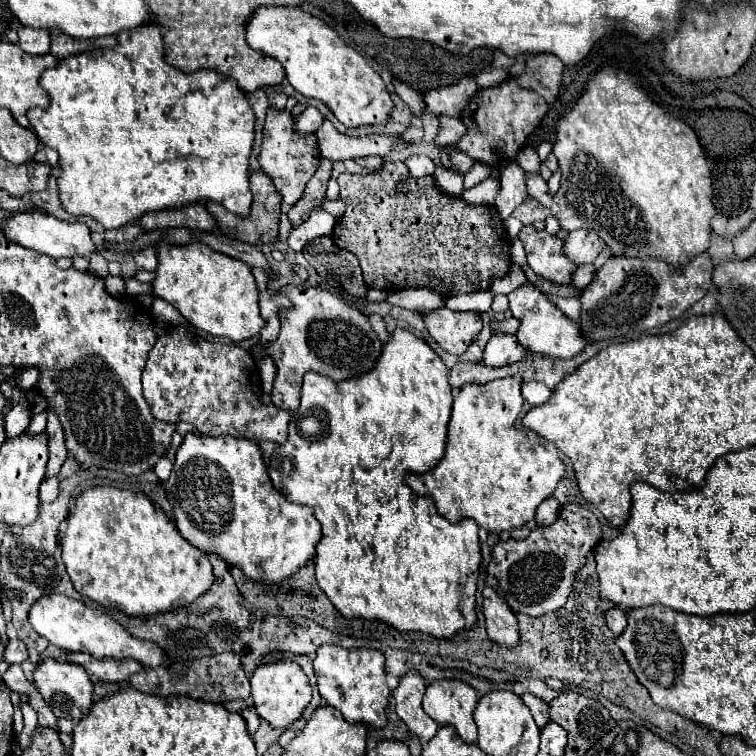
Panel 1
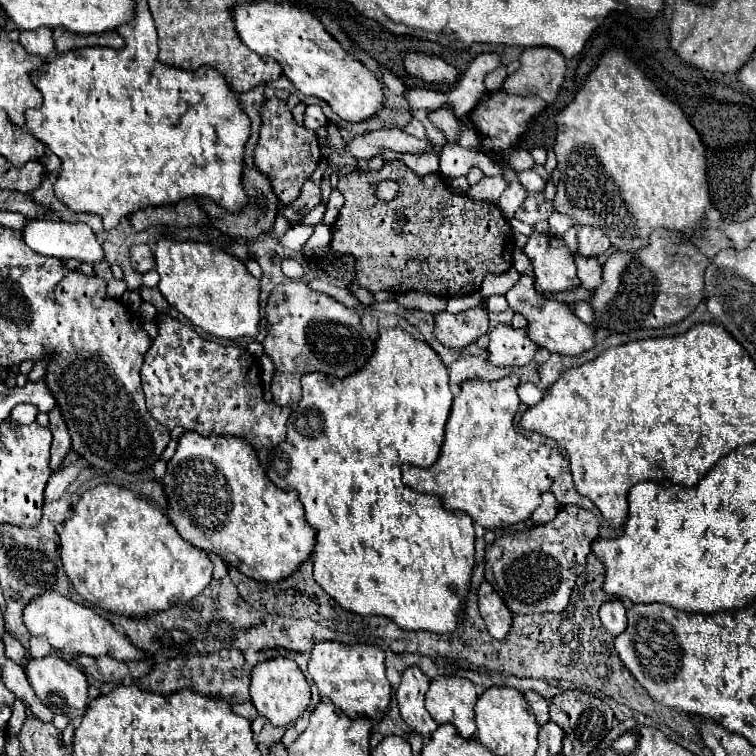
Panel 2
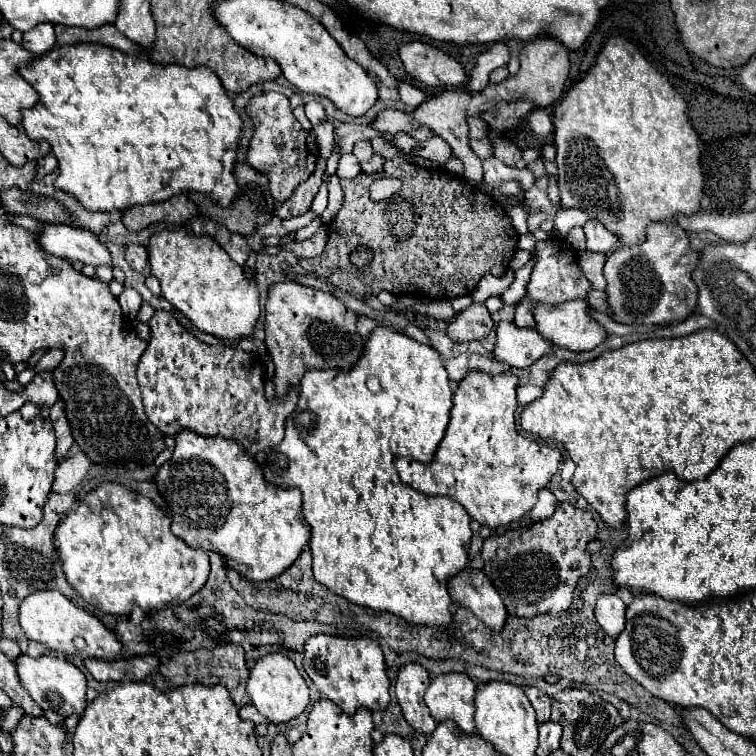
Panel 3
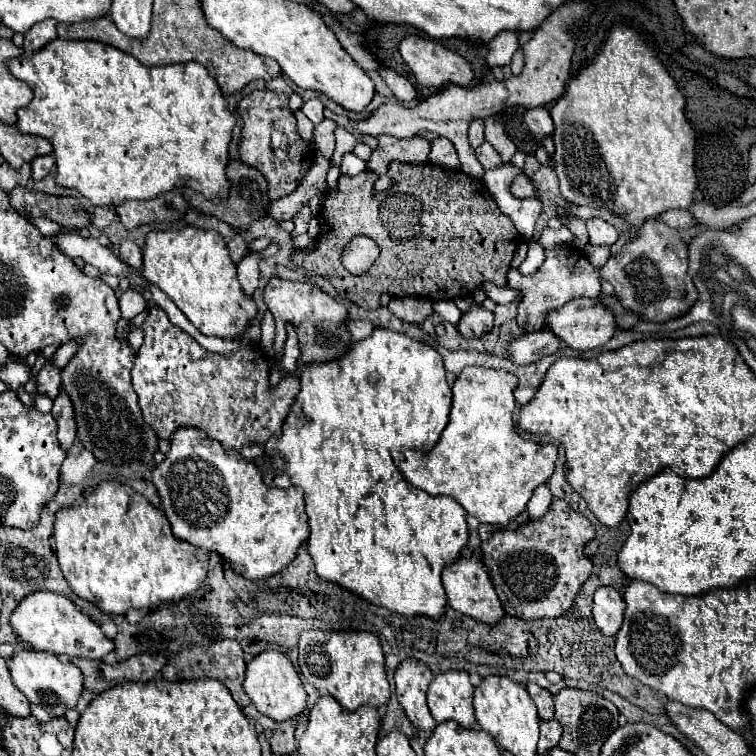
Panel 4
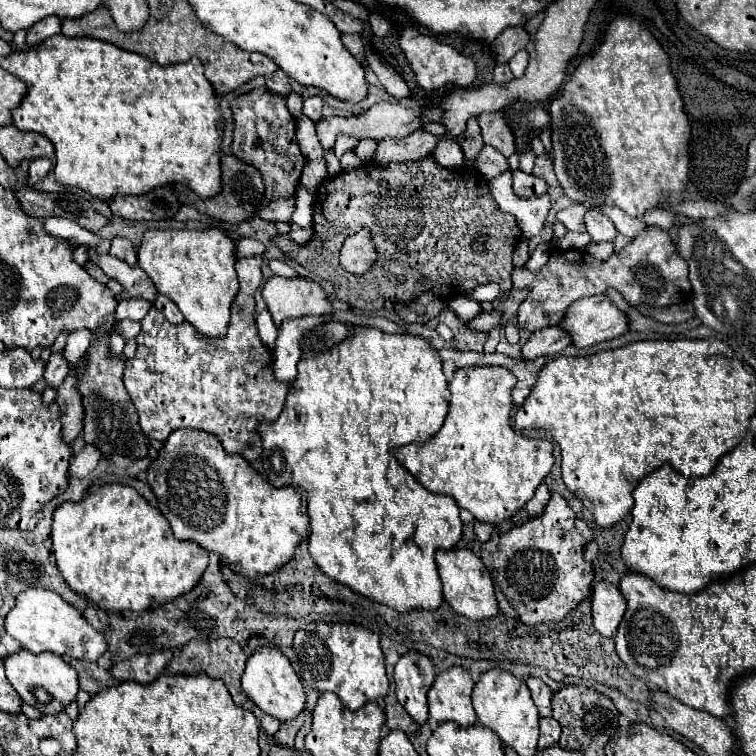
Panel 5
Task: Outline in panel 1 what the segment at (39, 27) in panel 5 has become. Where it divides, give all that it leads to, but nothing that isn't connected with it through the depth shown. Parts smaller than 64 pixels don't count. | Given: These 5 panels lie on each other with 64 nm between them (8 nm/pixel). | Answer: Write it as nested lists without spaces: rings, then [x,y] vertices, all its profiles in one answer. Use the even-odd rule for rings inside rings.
[[[20,28],[20,48],[26,54],[48,54],[50,52],[50,32],[48,30],[32,30],[32,28]]]

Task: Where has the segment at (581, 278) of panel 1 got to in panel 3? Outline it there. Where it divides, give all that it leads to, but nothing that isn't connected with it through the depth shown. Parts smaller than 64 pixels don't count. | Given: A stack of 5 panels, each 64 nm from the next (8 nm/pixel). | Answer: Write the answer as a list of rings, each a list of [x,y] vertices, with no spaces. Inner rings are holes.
[[[582,250],[580,256],[578,256],[578,262],[580,262],[580,268],[584,270],[586,278],[592,282],[592,286],[596,290],[606,290],[606,280],[602,276],[602,268],[604,268],[604,262],[606,262],[606,254]]]

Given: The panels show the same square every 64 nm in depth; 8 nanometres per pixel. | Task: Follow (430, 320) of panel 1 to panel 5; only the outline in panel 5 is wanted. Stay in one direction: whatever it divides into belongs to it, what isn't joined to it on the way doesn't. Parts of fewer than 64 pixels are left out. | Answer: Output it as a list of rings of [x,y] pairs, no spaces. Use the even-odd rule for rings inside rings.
[[[492,310],[492,312],[482,312],[480,316],[470,320],[470,328],[472,330],[480,330],[480,332],[490,332],[492,328],[500,326],[502,322],[502,310]]]

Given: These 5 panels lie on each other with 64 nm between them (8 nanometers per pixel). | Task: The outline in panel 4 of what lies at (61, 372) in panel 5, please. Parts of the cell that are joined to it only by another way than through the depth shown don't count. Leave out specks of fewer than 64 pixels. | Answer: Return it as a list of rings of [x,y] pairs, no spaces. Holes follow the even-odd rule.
[[[48,360],[44,368],[38,372],[36,382],[38,382],[38,390],[36,390],[38,394],[48,394],[50,398],[56,398],[56,394],[60,392],[60,368],[56,368],[52,360]]]

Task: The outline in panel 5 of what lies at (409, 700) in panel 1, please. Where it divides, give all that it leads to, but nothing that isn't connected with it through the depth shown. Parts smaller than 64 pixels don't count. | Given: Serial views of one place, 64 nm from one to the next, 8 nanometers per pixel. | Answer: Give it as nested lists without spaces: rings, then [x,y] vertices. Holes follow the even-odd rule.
[[[420,652],[404,654],[394,666],[398,702],[418,724],[428,722],[426,694],[434,684],[434,678],[436,670],[432,660]]]

